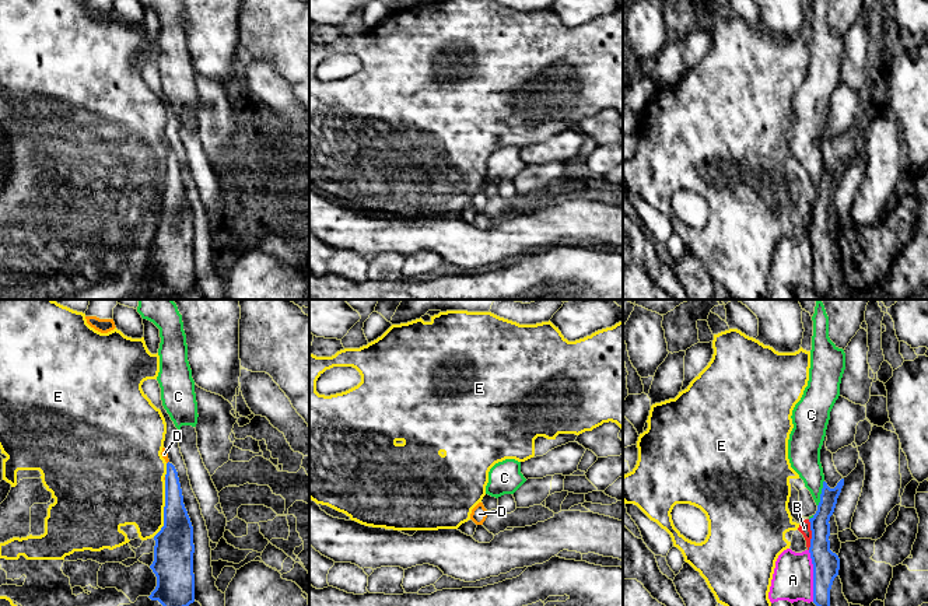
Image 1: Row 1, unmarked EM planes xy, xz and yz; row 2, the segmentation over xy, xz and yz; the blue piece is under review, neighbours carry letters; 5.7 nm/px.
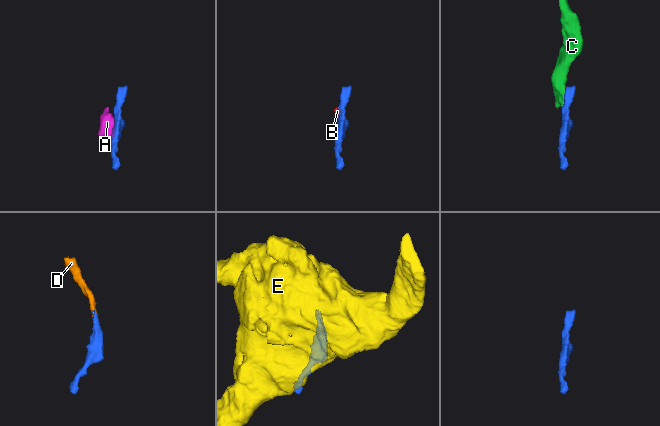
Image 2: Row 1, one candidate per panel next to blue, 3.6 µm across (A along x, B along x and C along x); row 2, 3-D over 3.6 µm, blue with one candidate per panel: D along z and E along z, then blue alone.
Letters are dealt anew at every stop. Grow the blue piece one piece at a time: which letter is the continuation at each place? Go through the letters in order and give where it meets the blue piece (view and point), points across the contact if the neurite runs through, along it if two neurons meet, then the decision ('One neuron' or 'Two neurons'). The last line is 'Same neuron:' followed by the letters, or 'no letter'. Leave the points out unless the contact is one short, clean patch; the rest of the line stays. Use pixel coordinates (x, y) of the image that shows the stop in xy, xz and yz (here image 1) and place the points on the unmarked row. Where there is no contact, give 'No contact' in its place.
A: Touches blue at yz (813, 262). Boundary: yz (808, 237), (812, 245), (813, 287). Two neurons
B: Touches blue at yz (812, 221). Boundary: yz (808, 206), (811, 217), (809, 235). Two neurons
C: Touches blue at yz (822, 179). Boundary: yz (823, 167), (818, 192). Two neurons
D: No contact. One neuron
E: Touches blue at xy (164, 195). Two neurons
Same neuron: D

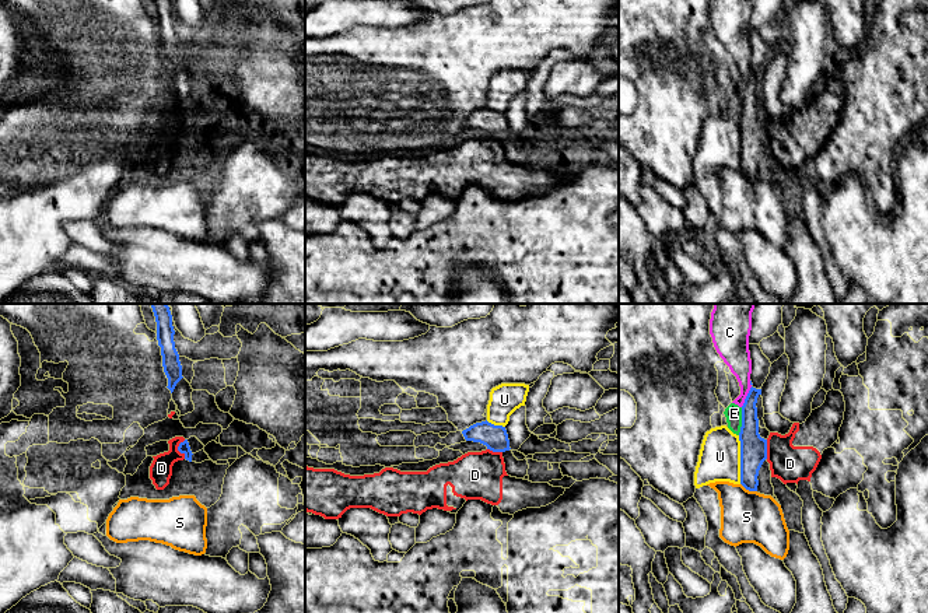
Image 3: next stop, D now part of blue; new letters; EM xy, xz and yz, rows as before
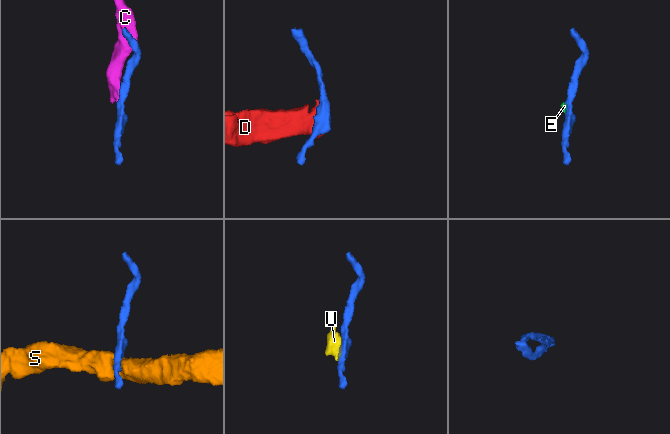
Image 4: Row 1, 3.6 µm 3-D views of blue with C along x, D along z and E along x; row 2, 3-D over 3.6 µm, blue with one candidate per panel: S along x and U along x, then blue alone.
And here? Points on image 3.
C: Touches blue at yz (748, 80). Boundary: yz (750, 67), (750, 76), (741, 93). Two neurons
D: Touches blue at xy (178, 135). Boundary: xy (185, 126), (178, 133), (184, 144). Two neurons
E: Touches blue at yz (742, 108). Boundary: yz (742, 94), (742, 112), (738, 121). Two neurons
S: Touches blue at yz (749, 177). Boundary: yz (741, 170), (746, 175), (756, 178). Two neurons
U: Touches blue at yz (741, 146). Boundary: yz (738, 122), (741, 170). Two neurons
Same neuron: no letter

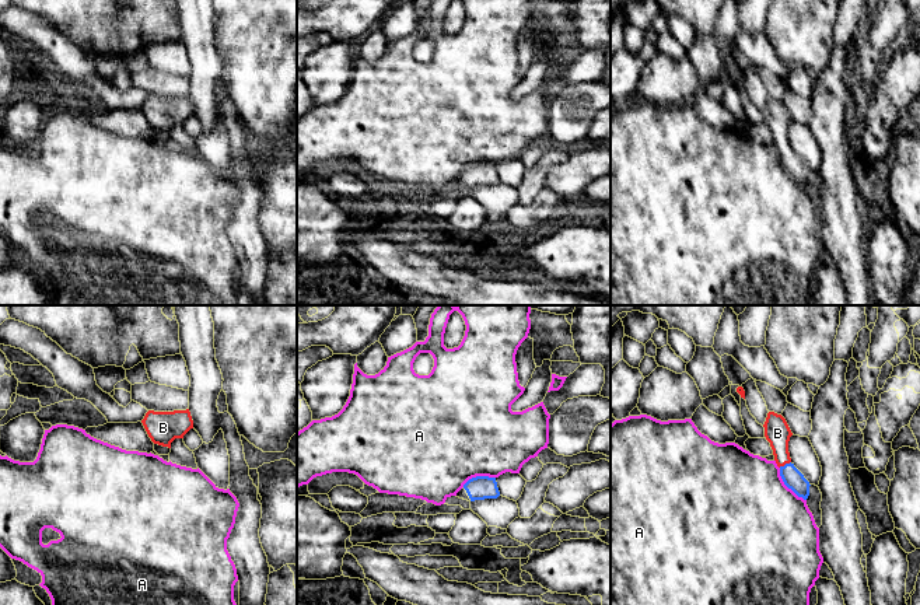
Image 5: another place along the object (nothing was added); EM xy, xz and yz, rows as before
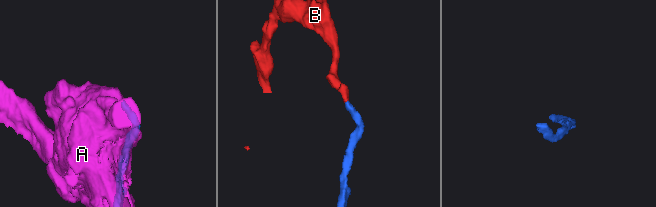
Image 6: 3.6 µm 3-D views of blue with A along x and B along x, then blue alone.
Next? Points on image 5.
A: Touches blue at yz (787, 172). Two neurons
B: Touches blue at yz (786, 150). Path across: yz (791, 163), (786, 150), (782, 144), (777, 119). One neuron
Same neuron: B

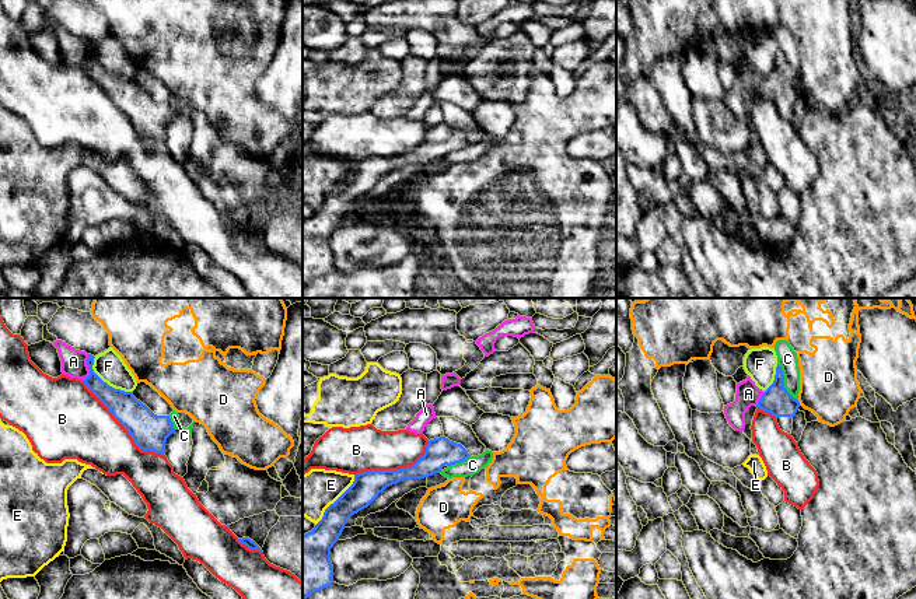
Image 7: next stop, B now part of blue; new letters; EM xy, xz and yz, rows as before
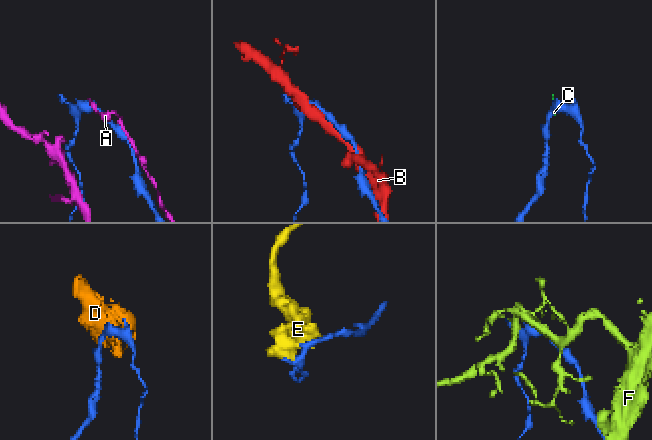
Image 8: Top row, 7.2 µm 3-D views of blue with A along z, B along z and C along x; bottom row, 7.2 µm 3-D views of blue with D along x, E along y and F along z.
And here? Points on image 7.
A: Touches blue at xy (88, 53). Boundary: xy (88, 41), (88, 60), (83, 66). Two neurons
B: Touches blue at xy (122, 111). Two neurons
C: Touches blue at yz (783, 69). Two neurons
D: Touches blue at yz (799, 88). Boundary: yz (797, 87), (800, 90). Two neurons
E: Touches blue at xz (336, 186). Two neurons
F: Touches blue at xy (105, 69). Two neurons
Same neuron: no letter

